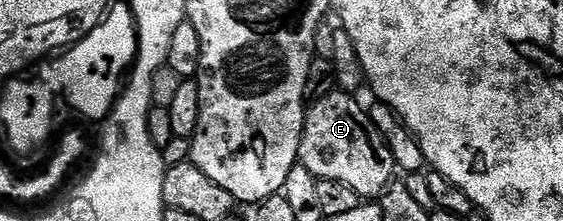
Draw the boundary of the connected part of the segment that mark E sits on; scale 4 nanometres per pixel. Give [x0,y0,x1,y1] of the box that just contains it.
[298,91,396,199]

